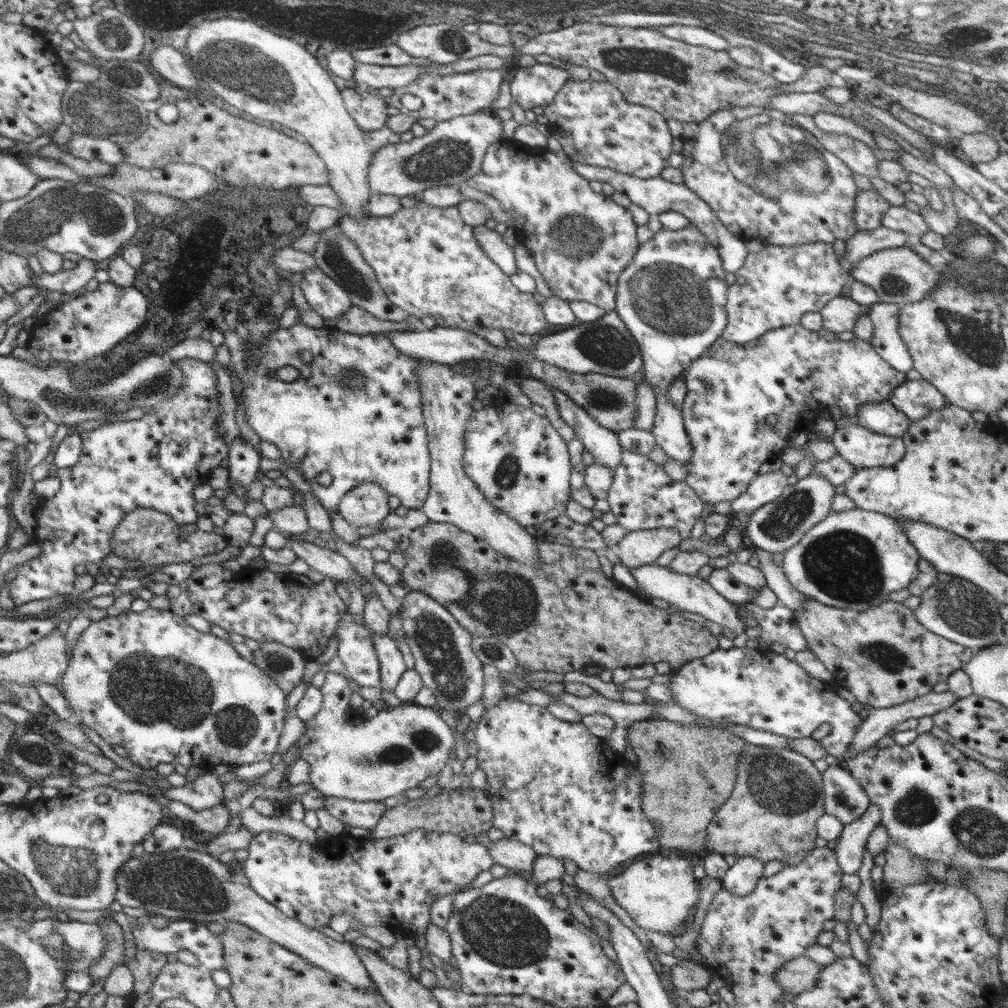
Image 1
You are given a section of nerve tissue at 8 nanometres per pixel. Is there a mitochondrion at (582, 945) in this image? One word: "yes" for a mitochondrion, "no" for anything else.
no

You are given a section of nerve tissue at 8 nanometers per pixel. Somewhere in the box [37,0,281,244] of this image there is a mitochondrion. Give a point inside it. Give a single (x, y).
(102, 119)

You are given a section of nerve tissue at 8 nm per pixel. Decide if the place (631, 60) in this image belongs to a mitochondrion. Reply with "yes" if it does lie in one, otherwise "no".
yes

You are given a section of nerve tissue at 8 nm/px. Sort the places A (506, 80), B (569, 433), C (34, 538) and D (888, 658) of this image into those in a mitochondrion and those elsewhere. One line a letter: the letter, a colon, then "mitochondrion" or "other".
A: other
B: other
C: other
D: mitochondrion

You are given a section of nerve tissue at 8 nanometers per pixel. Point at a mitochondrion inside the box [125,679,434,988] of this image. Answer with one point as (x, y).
(246, 937)

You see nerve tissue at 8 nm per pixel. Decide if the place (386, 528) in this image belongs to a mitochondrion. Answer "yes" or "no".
no

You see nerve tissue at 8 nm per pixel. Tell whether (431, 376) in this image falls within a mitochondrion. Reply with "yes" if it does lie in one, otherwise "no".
no

